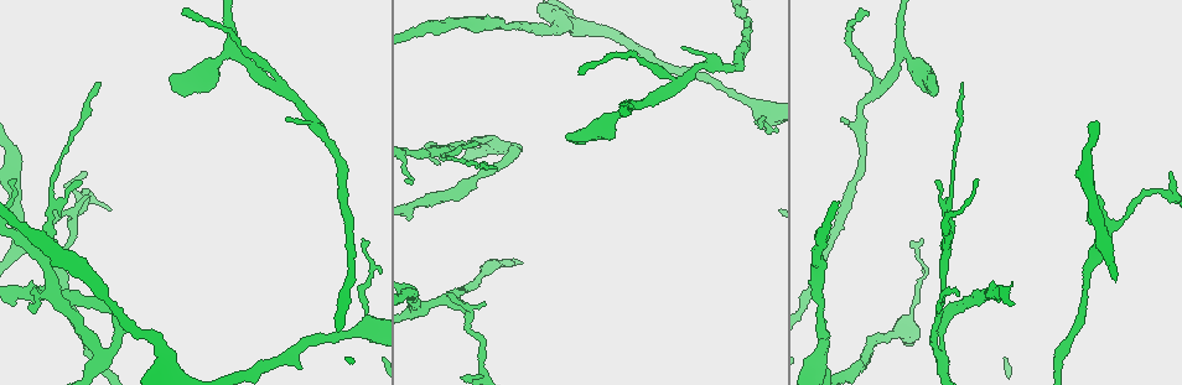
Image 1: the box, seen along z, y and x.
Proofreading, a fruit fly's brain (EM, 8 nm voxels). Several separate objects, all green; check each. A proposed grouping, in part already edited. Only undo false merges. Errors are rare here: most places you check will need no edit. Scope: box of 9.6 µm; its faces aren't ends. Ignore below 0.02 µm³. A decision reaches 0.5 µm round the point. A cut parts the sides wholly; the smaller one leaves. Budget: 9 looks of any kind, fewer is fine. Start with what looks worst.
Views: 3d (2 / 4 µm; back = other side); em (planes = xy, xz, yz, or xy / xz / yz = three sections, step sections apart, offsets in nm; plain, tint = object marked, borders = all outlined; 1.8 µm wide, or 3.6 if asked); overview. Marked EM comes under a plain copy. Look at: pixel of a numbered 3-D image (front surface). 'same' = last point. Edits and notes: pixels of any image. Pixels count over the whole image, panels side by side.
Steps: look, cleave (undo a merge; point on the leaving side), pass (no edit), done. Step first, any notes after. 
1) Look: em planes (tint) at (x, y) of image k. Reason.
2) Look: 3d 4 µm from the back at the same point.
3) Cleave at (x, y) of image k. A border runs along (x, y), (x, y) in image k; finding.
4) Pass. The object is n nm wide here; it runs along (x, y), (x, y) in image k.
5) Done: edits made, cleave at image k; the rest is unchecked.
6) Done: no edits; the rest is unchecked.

Look: em planes (tint) at (440, 150) of image 1. Side arm on a straight run.

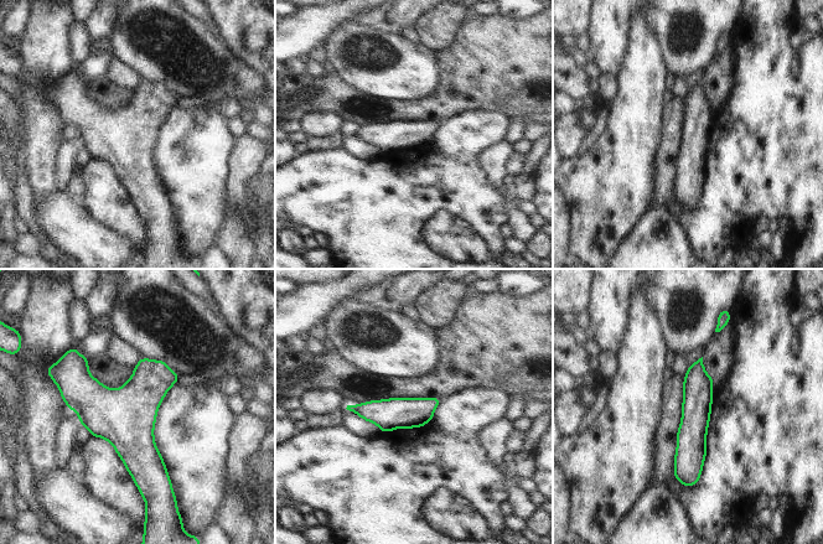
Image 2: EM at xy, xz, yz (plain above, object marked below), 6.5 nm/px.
Pass. It runs along (699, 363), (695, 420), (686, 482) in image 2; continuous, no second neuron.

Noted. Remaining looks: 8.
Look: 3d 4 µm at (467, 317) of image 1. Sharp bend.

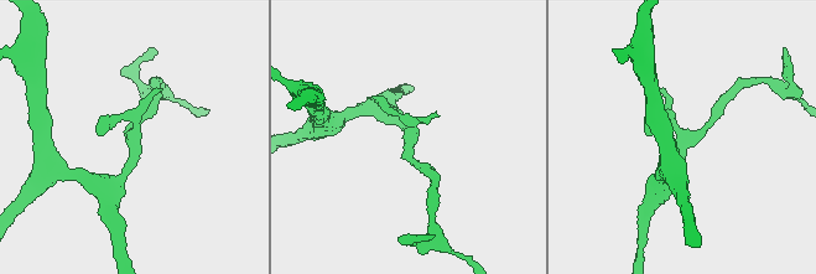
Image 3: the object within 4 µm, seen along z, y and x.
Look: em xy step 16 (tint) at (131, 141) of image 3. Now the EM.

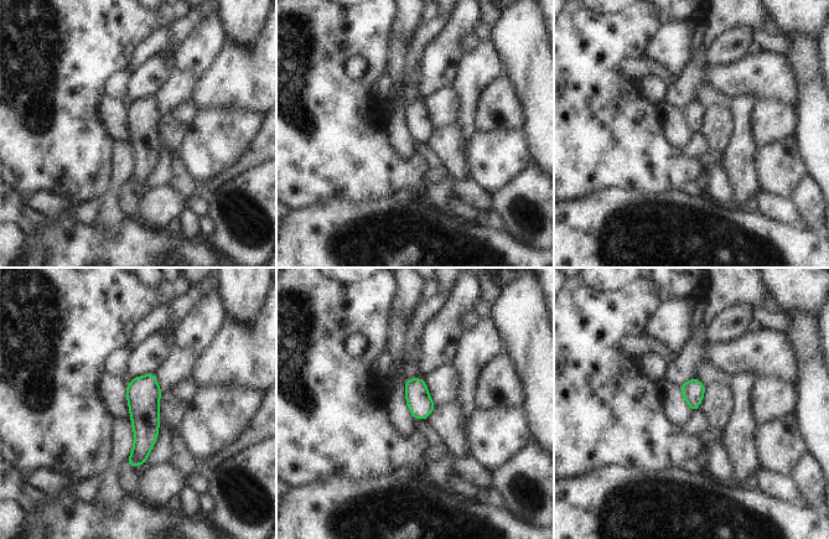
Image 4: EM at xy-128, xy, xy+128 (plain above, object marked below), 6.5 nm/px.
Pass. The object is 140 nm wide here; it runs along (151, 377), (133, 462) in image 4; all the same neuron.

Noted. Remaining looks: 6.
Look: em planes (tint) at (902, 53) of image 1. A fork.

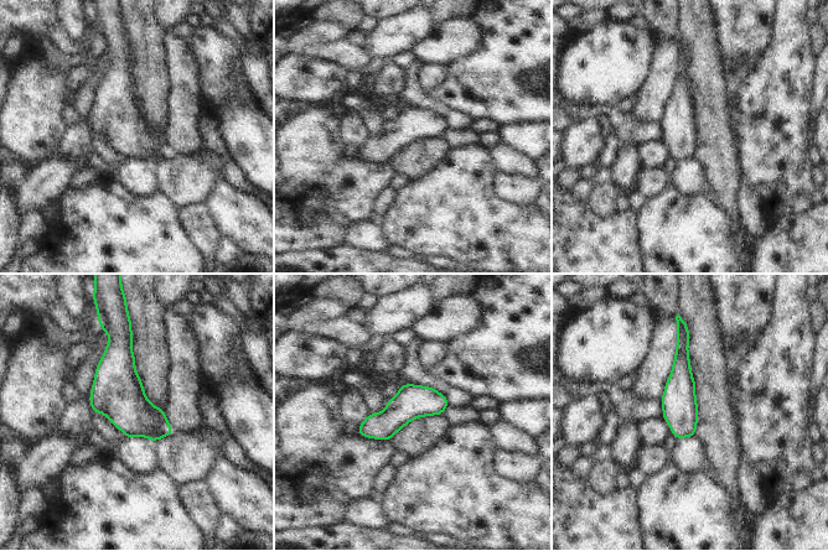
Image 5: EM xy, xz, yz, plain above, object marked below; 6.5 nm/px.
Pass. The object is 220 nm wide here; it runs along (684, 338), (682, 342), (679, 435) in image 5; all the same neuron.

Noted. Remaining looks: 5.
Look: 3d 4 µm at (900, 330) of image 1. Thick turns thin.

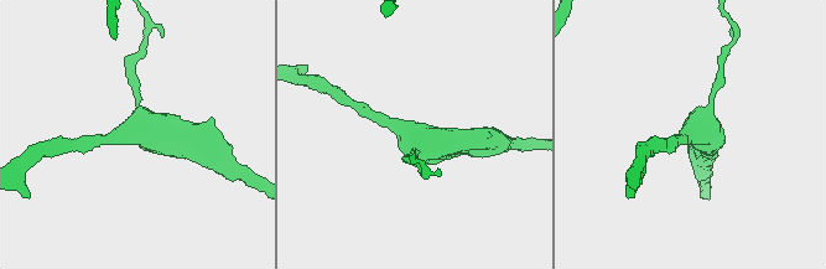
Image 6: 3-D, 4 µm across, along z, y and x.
Look: em 3.6 µm yz step 4 (borders) at (696, 134) of image 6.

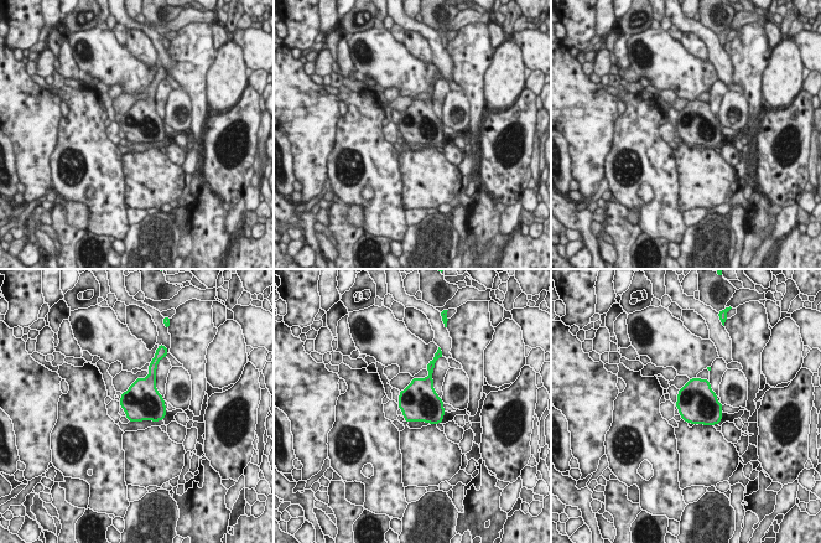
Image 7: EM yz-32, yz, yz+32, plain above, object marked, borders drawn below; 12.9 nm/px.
Look: em 3.6 µm planes (borders) at the same point. Cut it another way.

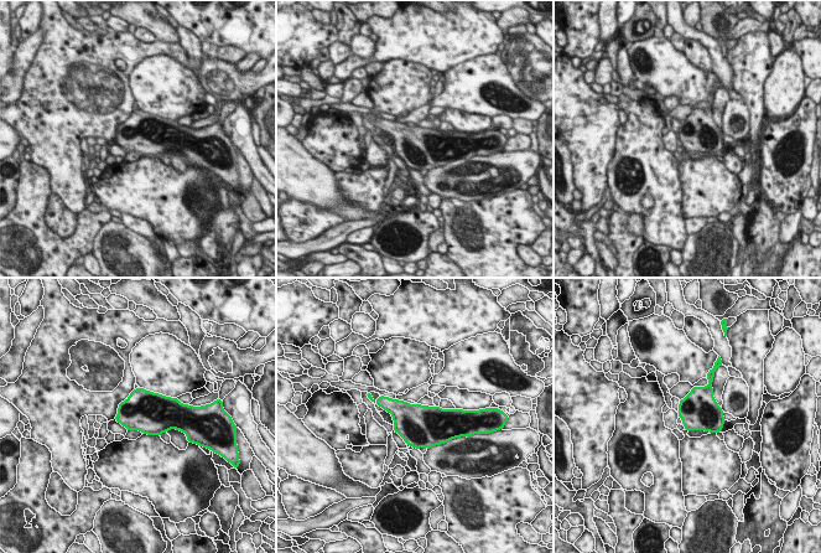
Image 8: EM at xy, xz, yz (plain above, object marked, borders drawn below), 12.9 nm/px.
Pass. The object is 500 nm wide here; all the same neuron.

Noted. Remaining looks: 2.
Done: no edits; the rest is unchecked.

